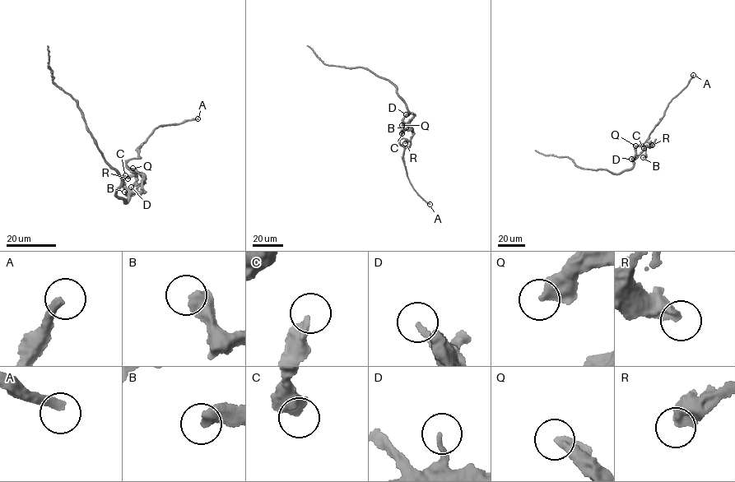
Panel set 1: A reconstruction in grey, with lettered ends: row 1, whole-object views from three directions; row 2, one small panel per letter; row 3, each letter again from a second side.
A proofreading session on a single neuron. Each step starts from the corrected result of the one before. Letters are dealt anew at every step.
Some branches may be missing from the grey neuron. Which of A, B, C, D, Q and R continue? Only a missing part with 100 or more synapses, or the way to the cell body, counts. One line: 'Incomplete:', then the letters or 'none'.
Incomplete: A

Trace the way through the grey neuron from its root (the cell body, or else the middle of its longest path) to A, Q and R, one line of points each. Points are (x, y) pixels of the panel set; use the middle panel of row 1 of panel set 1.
A: (408, 112), (408, 114), (412, 113), (413, 116), (399, 140), (404, 148), (403, 161), (414, 189), (430, 204)
Q: (408, 112), (408, 114), (412, 113), (413, 116), (402, 125)
R: (408, 112), (408, 114), (412, 113), (413, 116), (400, 138), (406, 139), (405, 143)

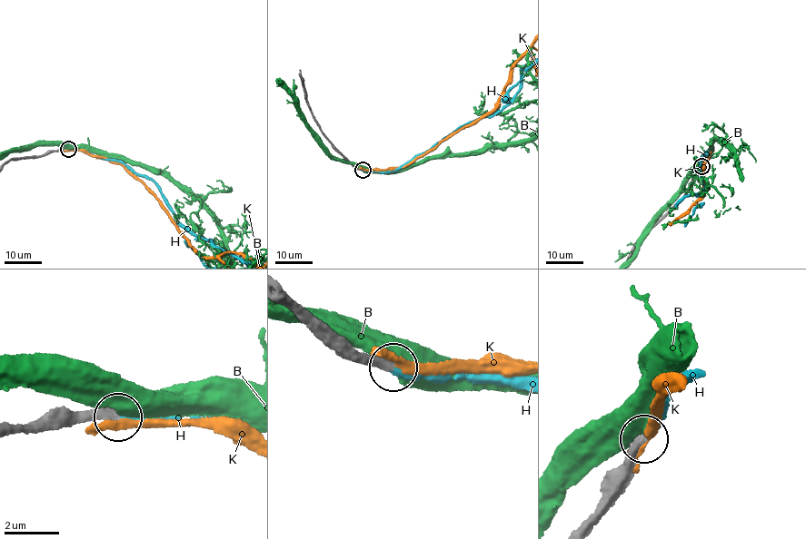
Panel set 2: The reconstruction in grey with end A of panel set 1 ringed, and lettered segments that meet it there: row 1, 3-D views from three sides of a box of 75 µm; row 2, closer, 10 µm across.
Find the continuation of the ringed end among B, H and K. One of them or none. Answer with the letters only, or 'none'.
H

